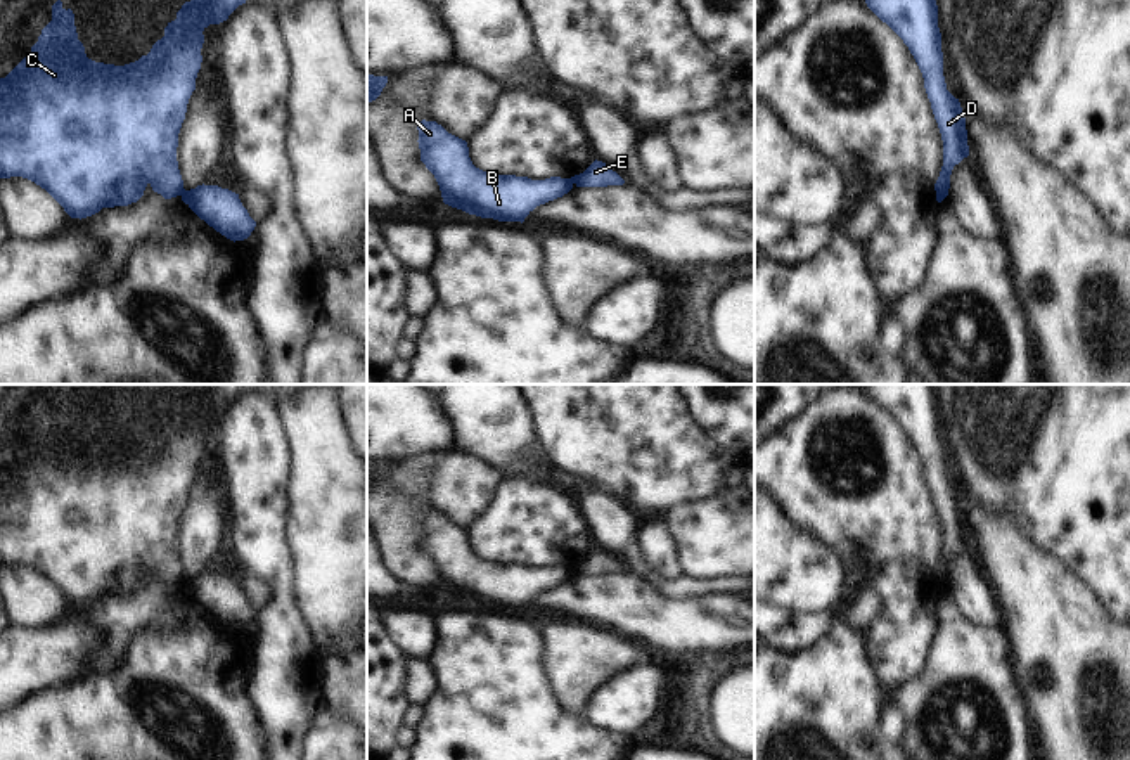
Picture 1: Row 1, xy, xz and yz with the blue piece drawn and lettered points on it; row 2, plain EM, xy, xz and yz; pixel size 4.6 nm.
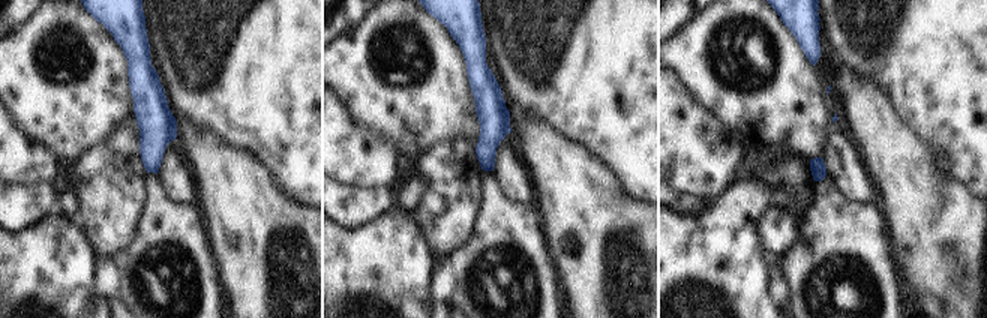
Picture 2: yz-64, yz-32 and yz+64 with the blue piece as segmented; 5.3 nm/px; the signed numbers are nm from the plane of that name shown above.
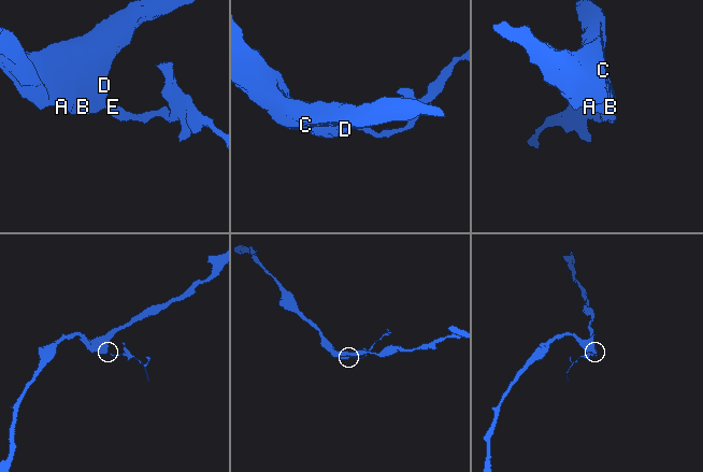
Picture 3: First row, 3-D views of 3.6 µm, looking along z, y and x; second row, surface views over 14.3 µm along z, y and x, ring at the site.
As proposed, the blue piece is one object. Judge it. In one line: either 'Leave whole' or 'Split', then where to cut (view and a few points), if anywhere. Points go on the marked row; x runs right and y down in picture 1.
Split. Split along xy (186, 191), (180, 194)

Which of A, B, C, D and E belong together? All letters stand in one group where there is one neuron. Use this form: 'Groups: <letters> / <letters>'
Groups: A B C D / E

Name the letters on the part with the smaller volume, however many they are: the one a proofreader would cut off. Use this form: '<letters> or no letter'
E

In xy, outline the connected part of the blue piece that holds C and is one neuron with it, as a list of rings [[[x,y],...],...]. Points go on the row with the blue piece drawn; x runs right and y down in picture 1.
[[[57,0],[52,21],[42,29],[31,52],[0,78],[0,178],[22,177],[45,189],[71,218],[87,218],[102,208],[137,203],[147,185],[164,199],[185,192],[178,170],[178,133],[185,119],[187,104],[196,90],[204,43],[202,31],[220,24],[246,0],[190,0],[168,23],[164,36],[138,61],[114,66],[87,57],[78,40],[74,14]]]

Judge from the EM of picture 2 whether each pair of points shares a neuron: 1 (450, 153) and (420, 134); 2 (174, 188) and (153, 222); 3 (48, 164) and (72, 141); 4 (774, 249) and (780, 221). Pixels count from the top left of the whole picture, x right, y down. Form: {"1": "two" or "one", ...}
{"1": "two", "2": "two", "3": "two", "4": "one"}

